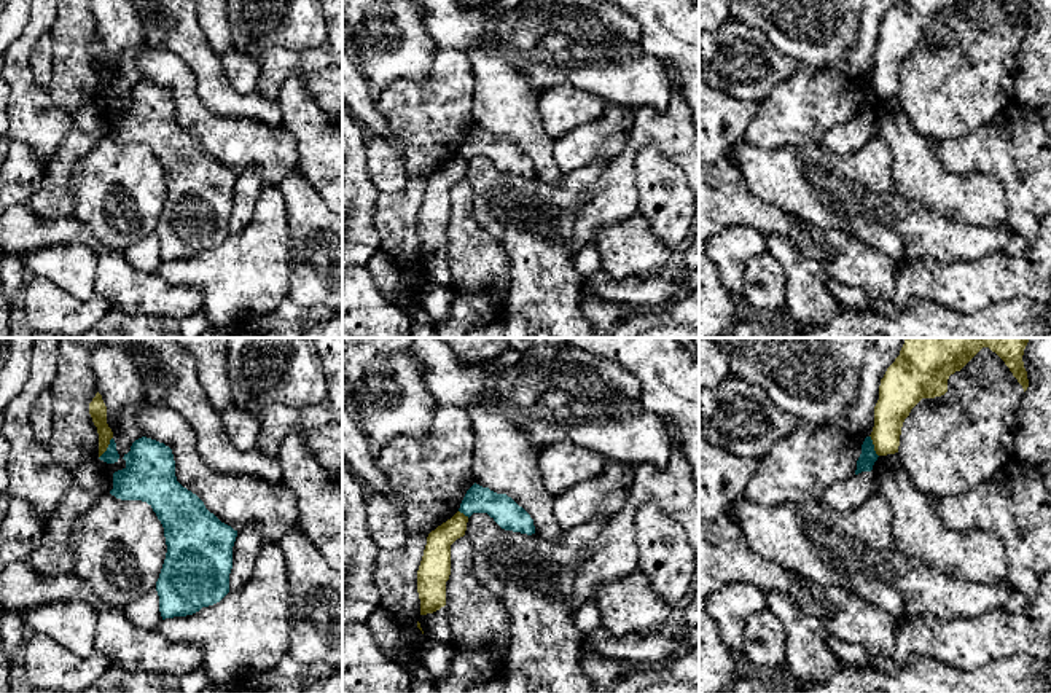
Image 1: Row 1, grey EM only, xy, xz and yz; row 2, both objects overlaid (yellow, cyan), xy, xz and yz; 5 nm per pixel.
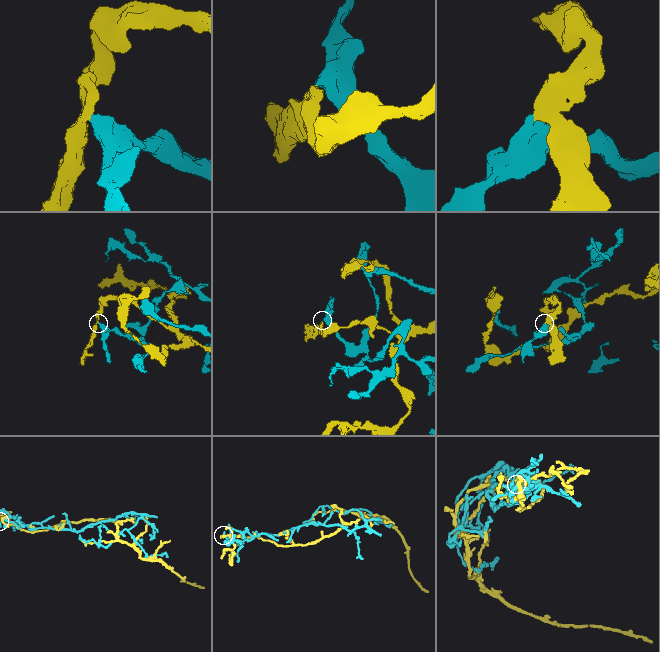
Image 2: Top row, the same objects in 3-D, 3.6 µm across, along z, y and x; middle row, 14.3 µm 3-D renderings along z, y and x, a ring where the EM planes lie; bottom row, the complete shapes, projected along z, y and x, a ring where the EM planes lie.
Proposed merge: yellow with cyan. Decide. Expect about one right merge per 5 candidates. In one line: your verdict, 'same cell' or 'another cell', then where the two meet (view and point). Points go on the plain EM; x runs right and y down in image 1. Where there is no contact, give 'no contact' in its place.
another cell | xy (107, 90)

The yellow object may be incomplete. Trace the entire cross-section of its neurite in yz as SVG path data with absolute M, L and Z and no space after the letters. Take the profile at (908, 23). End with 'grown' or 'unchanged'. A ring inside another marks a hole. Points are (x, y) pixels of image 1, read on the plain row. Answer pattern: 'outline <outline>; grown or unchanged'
outline M897 0L879 29L871 83L877 99L898 96L904 62L922 41L947 35L947 22L973 0Z; unchanged

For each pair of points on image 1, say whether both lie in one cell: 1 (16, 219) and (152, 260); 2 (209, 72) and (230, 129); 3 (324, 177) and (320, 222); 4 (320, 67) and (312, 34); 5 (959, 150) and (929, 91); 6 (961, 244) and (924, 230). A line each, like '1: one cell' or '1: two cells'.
1: two cells
2: two cells
3: two cells
4: two cells
5: two cells
6: one cell

